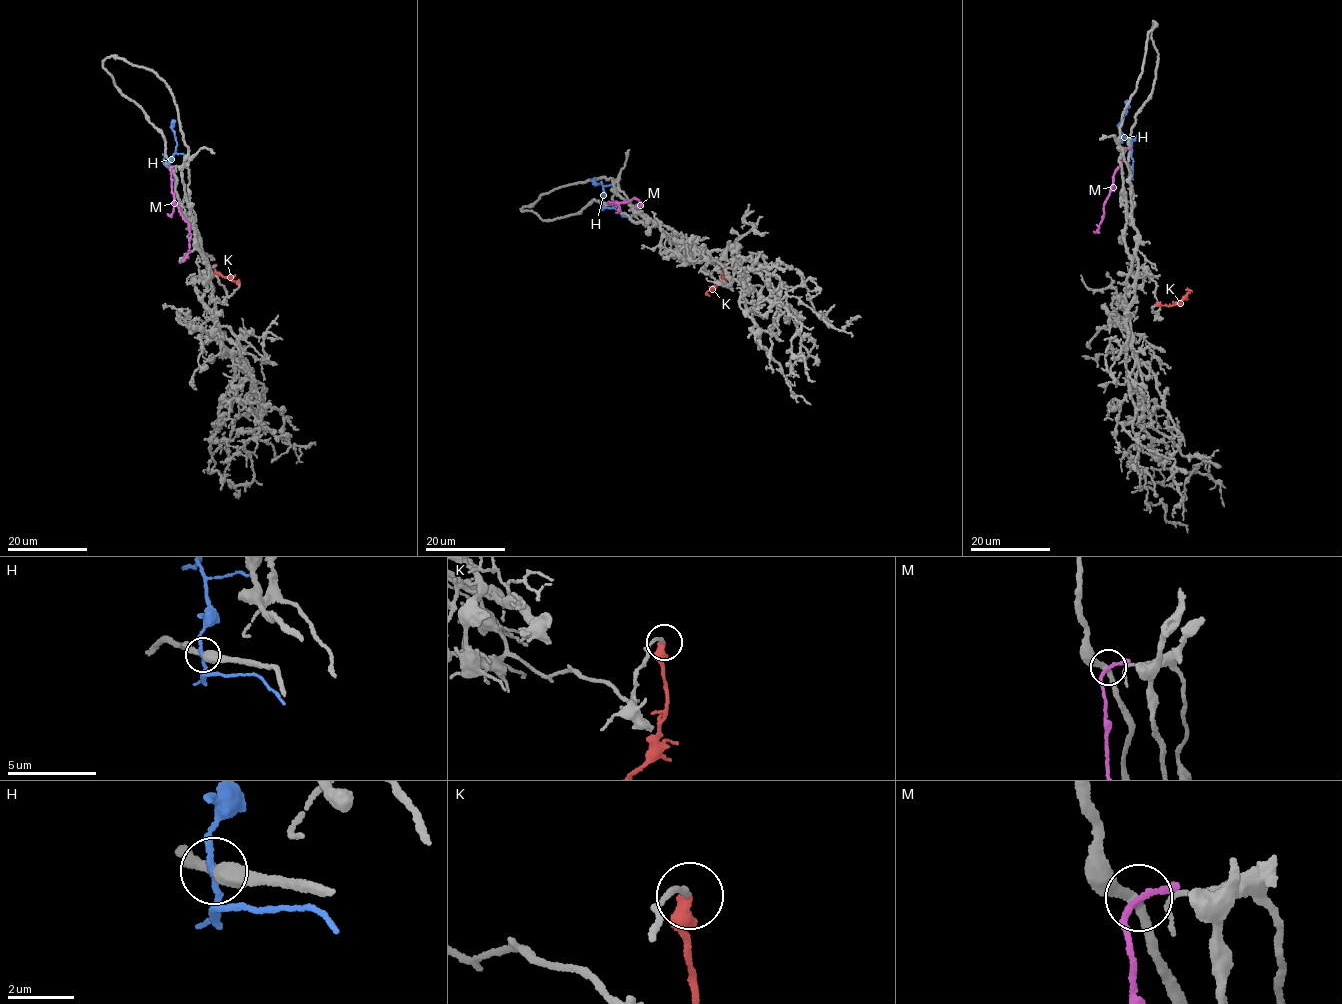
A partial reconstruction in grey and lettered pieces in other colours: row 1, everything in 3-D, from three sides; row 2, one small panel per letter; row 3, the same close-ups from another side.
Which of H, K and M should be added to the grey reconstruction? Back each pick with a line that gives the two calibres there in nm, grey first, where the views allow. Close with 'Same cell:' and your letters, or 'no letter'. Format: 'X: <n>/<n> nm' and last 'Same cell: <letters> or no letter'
K: 160/320 nm
Same cell: K

